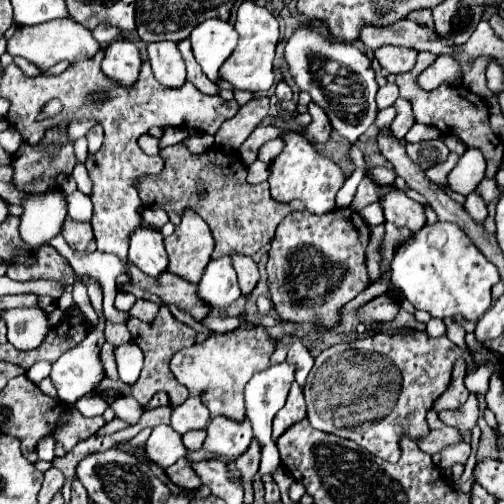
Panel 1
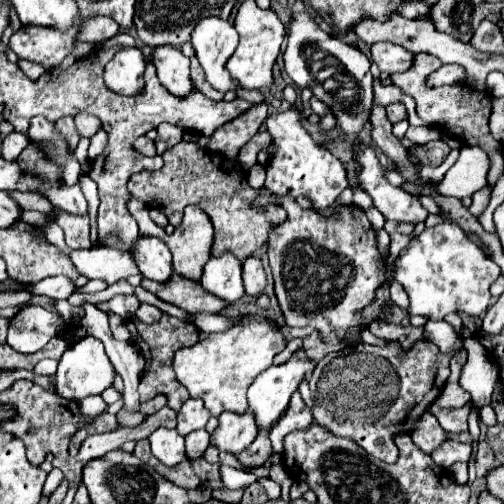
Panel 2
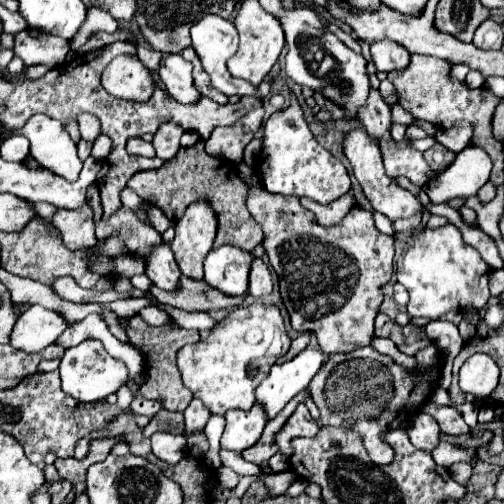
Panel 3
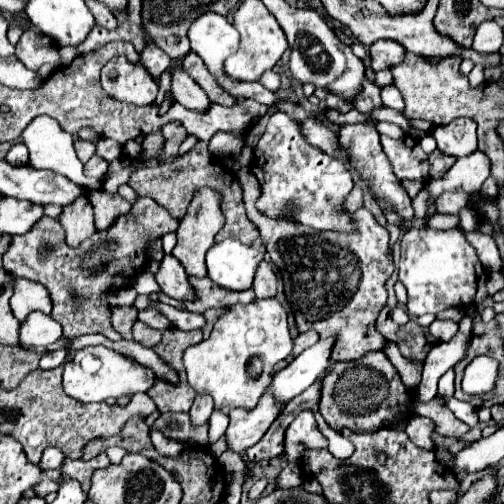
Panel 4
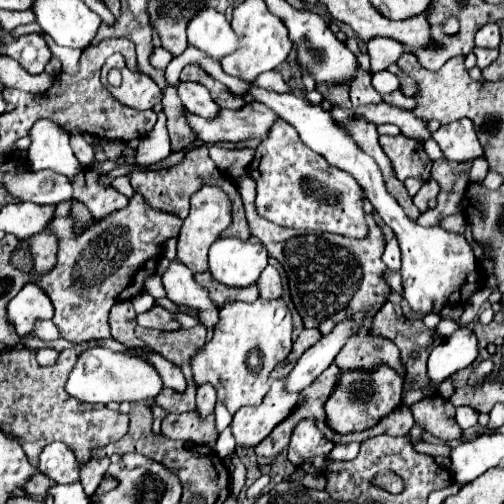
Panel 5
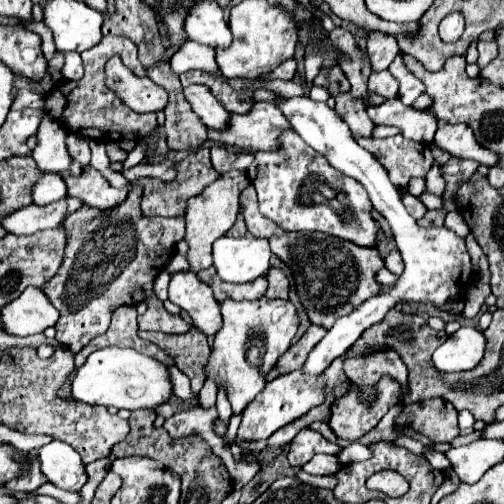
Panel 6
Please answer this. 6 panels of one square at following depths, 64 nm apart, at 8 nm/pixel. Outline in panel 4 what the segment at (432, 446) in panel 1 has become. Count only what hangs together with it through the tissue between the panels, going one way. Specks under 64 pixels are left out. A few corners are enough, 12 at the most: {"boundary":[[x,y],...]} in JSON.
{"boundary":[[412,416],[406,434],[424,450],[434,450],[434,424]]}

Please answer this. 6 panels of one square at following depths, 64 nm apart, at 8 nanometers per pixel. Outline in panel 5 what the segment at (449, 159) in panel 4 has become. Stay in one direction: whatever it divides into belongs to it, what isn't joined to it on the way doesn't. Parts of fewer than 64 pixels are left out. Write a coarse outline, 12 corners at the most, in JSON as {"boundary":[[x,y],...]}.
{"boundary":[[434,160],[430,176],[440,184],[438,204],[418,224],[436,226],[460,212],[466,168]]}

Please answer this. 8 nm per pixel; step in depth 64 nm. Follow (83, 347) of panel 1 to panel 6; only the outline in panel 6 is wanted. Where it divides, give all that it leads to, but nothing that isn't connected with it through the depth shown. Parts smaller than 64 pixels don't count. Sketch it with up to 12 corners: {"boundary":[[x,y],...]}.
{"boundary":[[134,348],[94,350],[74,400],[150,408],[172,394],[168,370]]}

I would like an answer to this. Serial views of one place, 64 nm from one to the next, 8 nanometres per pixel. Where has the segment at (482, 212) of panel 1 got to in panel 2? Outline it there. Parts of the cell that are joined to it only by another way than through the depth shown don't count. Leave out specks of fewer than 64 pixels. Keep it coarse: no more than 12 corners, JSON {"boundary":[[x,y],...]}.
{"boundary":[[482,188],[472,194],[472,216],[486,210],[490,202],[490,188]]}

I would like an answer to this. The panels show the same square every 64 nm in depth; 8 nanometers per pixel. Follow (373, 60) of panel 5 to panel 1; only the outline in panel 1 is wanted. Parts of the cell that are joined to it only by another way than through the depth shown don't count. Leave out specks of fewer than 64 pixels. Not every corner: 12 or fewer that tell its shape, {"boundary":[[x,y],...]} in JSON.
{"boundary":[[384,46],[374,50],[376,60],[390,74],[410,72],[416,50]]}

